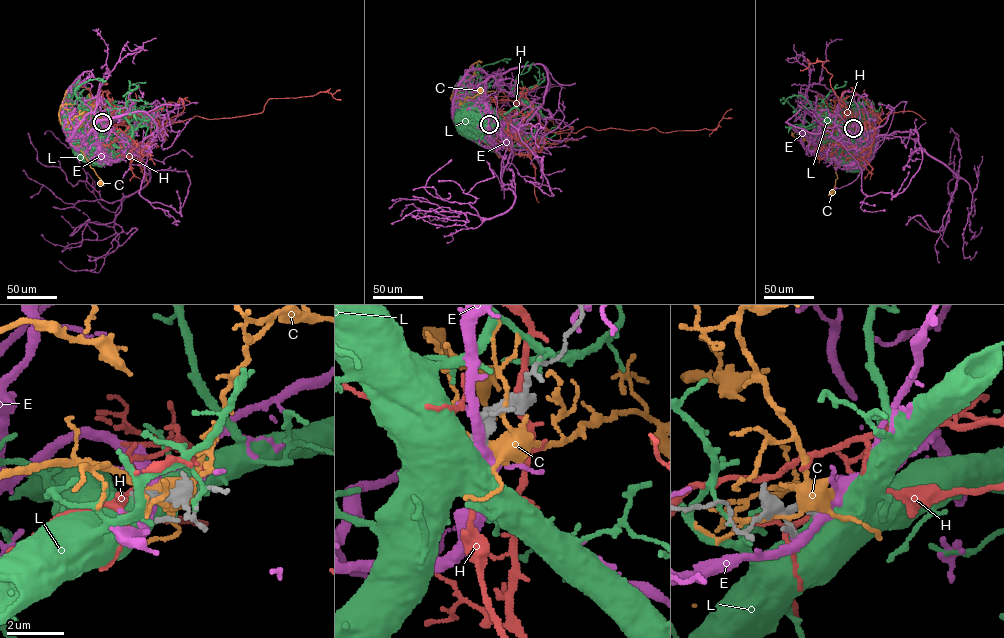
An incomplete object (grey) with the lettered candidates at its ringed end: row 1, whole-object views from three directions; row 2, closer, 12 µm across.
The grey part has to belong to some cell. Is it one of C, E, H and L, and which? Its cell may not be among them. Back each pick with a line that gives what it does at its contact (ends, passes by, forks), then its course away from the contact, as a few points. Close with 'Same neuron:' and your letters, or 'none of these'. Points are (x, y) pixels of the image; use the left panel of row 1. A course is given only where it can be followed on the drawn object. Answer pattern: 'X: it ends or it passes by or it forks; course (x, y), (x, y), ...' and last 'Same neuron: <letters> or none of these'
Same neuron: none of these

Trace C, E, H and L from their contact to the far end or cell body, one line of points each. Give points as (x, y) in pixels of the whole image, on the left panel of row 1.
C: (103, 122), (89, 122), (80, 147), (101, 181)
E: (103, 123), (80, 137), (93, 131), (116, 161), (132, 141), (150, 175), (111, 202), (38, 161), (27, 133)
H: (102, 123), (131, 126), (153, 115), (161, 126), (196, 116), (256, 114), (270, 98), (327, 91), (341, 99)
L: (102, 123), (87, 122), (97, 101), (87, 98), (81, 111), (83, 104), (75, 91), (89, 80), (106, 81)

